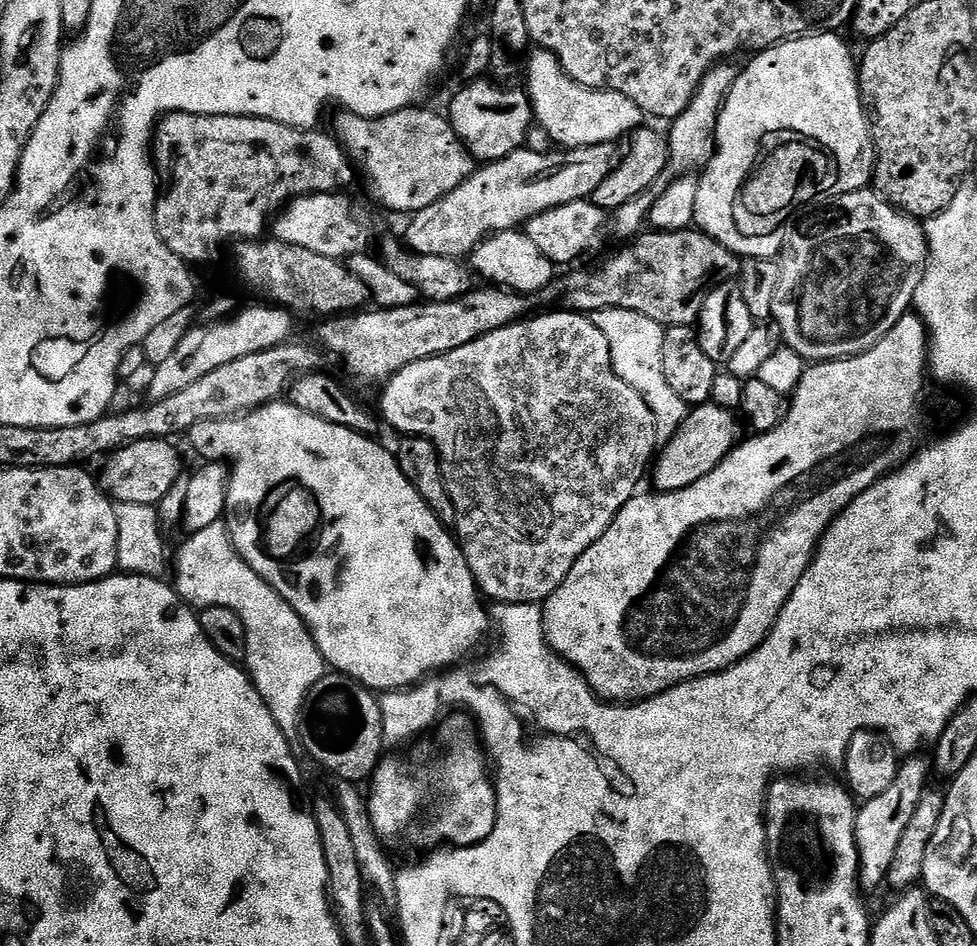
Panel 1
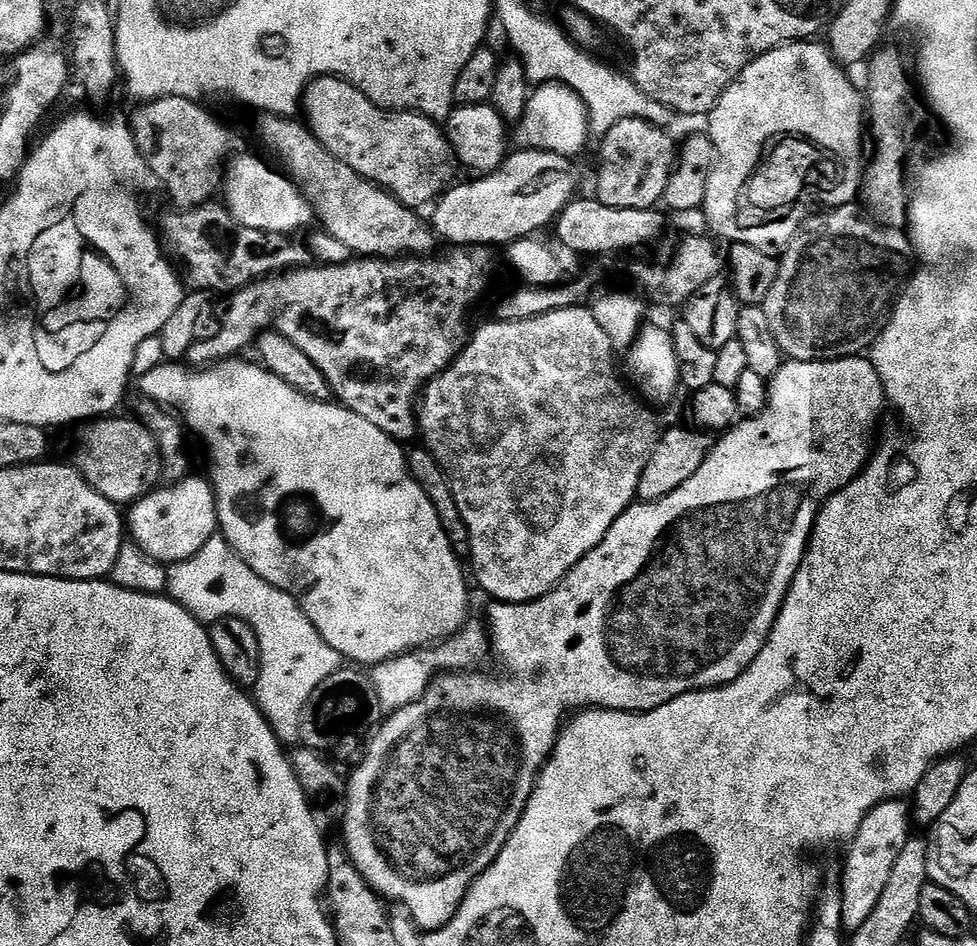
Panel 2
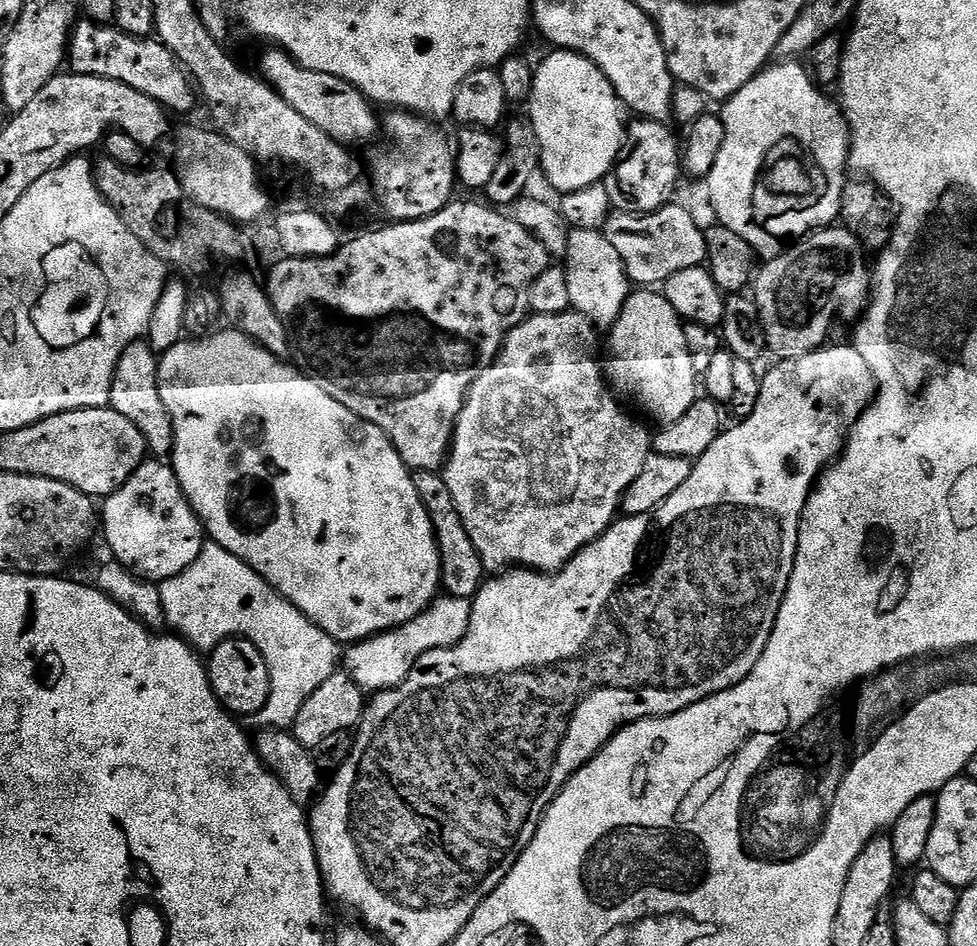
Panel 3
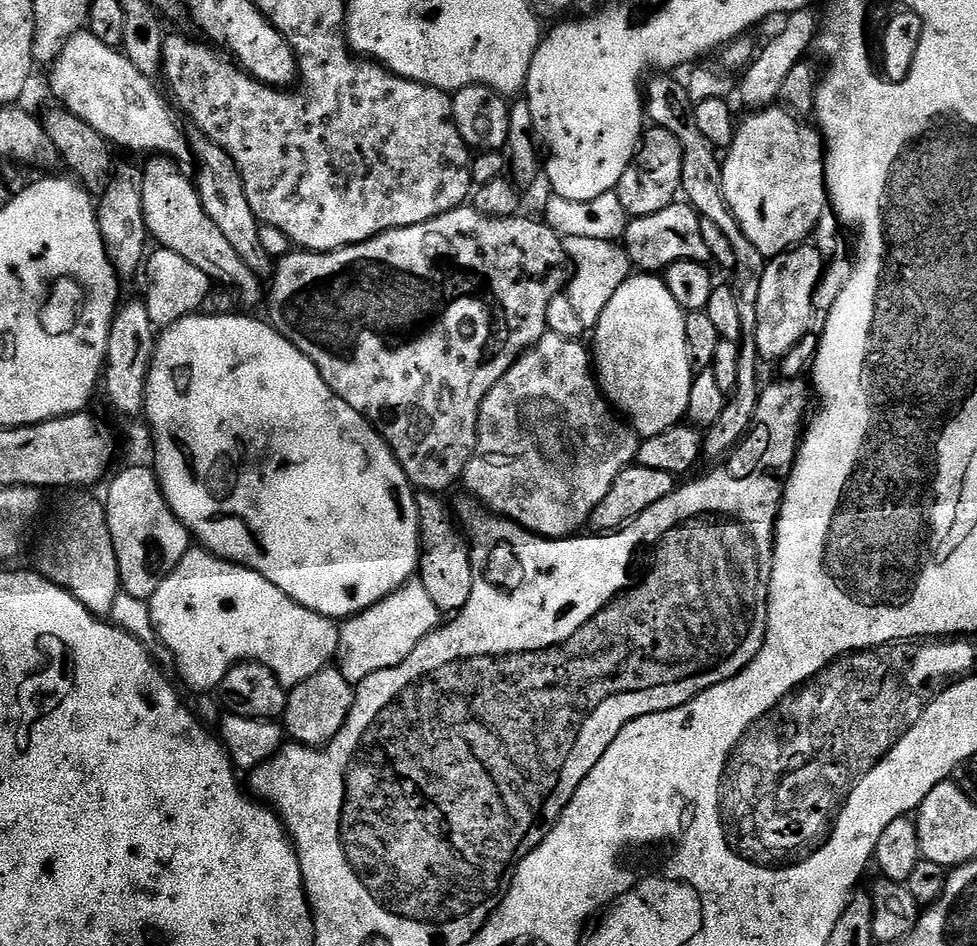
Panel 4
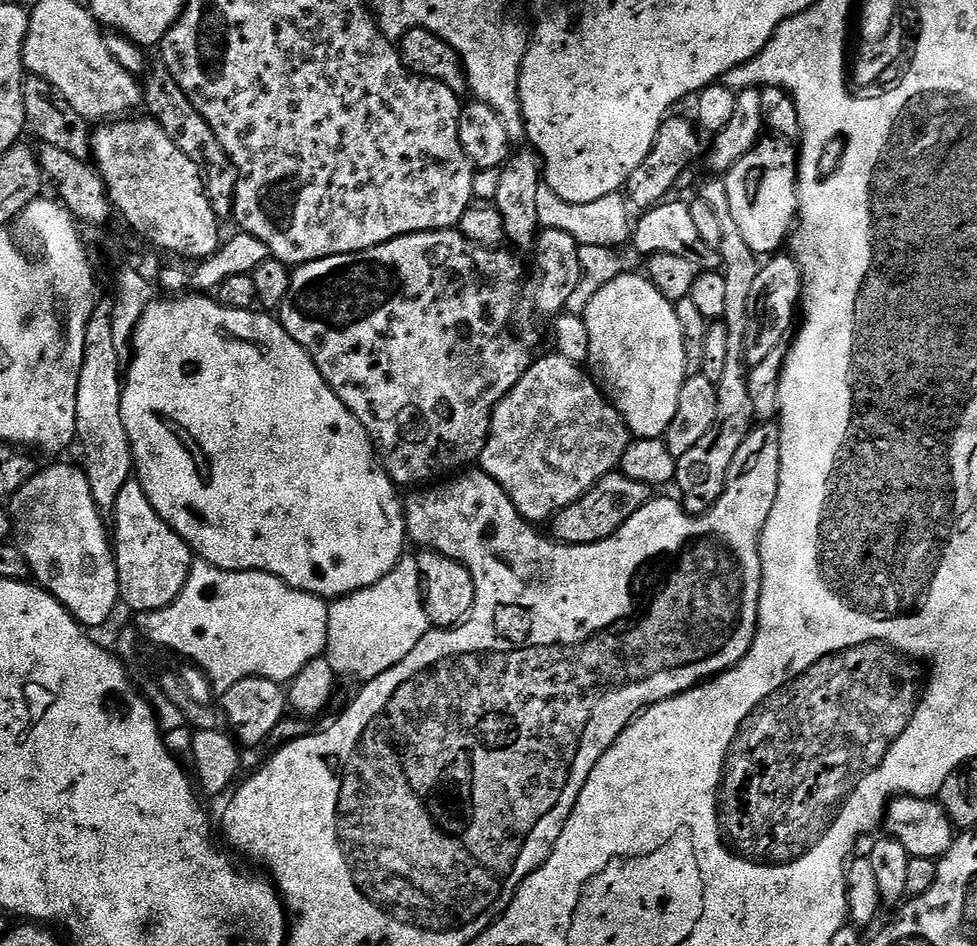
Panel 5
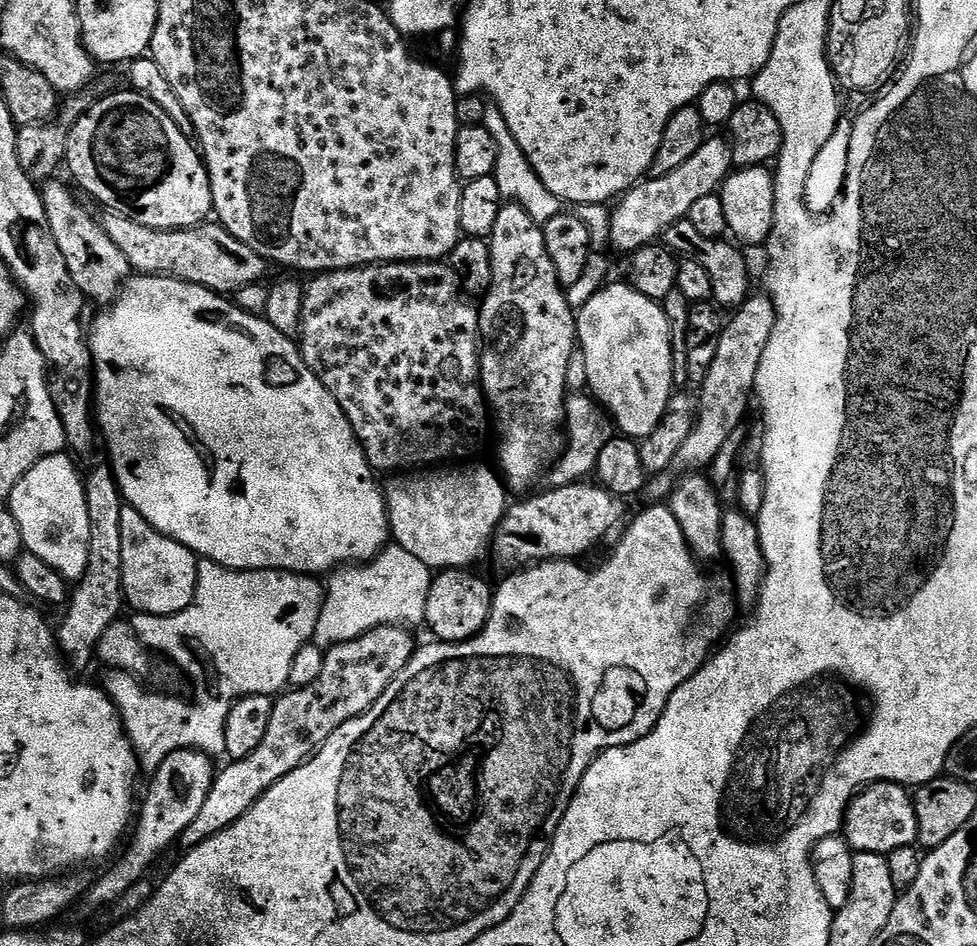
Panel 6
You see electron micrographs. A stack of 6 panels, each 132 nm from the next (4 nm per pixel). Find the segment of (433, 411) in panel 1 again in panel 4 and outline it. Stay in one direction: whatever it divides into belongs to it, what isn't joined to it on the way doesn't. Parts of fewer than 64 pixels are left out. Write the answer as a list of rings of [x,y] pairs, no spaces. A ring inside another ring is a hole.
[[[545,334],[533,348],[528,349],[520,359],[506,370],[506,374],[486,394],[486,398],[480,404],[480,417],[476,427],[476,447],[472,449],[472,457],[468,465],[464,467],[462,477],[463,487],[468,487],[473,497],[478,498],[479,503],[487,511],[495,512],[497,516],[505,516],[507,520],[513,520],[520,524],[527,532],[533,532],[535,536],[546,536],[549,540],[567,538],[579,533],[580,528],[589,523],[592,519],[592,511],[610,494],[614,486],[614,478],[622,474],[635,461],[636,452],[640,448],[641,437],[632,431],[631,427],[613,409],[607,400],[604,399],[598,381],[594,375],[594,364],[590,359],[590,352],[587,347],[580,345],[581,341],[567,336],[554,336]]]

